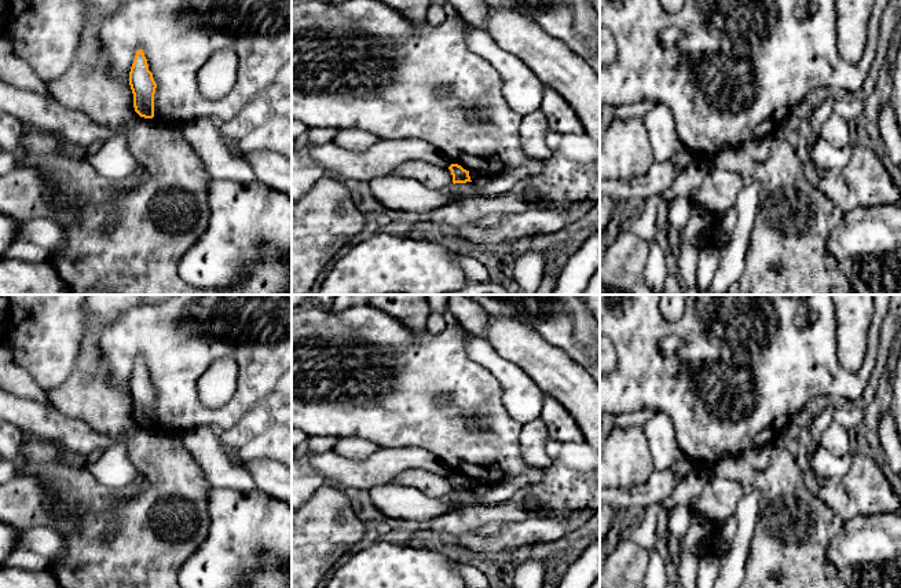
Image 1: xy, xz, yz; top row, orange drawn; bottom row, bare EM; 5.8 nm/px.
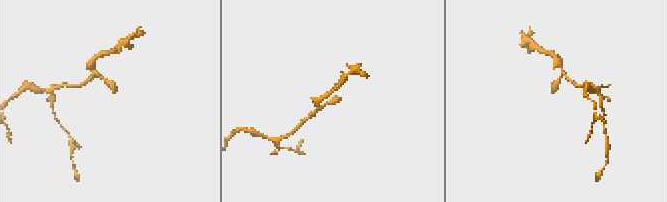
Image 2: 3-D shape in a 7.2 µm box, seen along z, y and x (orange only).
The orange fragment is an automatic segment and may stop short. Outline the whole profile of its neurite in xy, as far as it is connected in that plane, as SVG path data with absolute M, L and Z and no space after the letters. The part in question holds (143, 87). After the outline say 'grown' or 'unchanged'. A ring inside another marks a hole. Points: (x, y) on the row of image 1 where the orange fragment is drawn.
M138 50L131 72L129 85L133 94L135 112L144 118L154 117L154 94L157 84L149 70L143 50Z | unchanged

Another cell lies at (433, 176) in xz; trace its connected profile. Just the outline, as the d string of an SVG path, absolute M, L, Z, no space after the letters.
M410 160L396 167L391 176L399 176L404 179L415 179L424 186L432 190L440 190L453 183L453 175L448 168L432 165L420 160Z

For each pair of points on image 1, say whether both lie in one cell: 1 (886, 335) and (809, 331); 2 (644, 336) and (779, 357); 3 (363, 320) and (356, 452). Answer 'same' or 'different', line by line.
1: different
2: same
3: different

